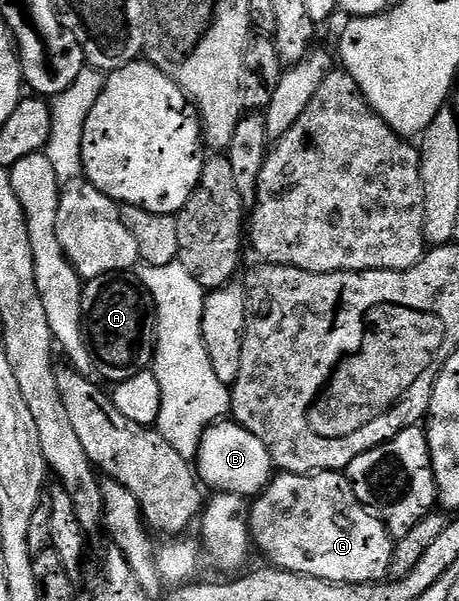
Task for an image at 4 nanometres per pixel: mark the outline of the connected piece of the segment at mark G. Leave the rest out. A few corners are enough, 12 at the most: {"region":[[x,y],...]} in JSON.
{"region":[[341,471],[278,472],[249,505],[274,569],[389,577],[395,538]]}

